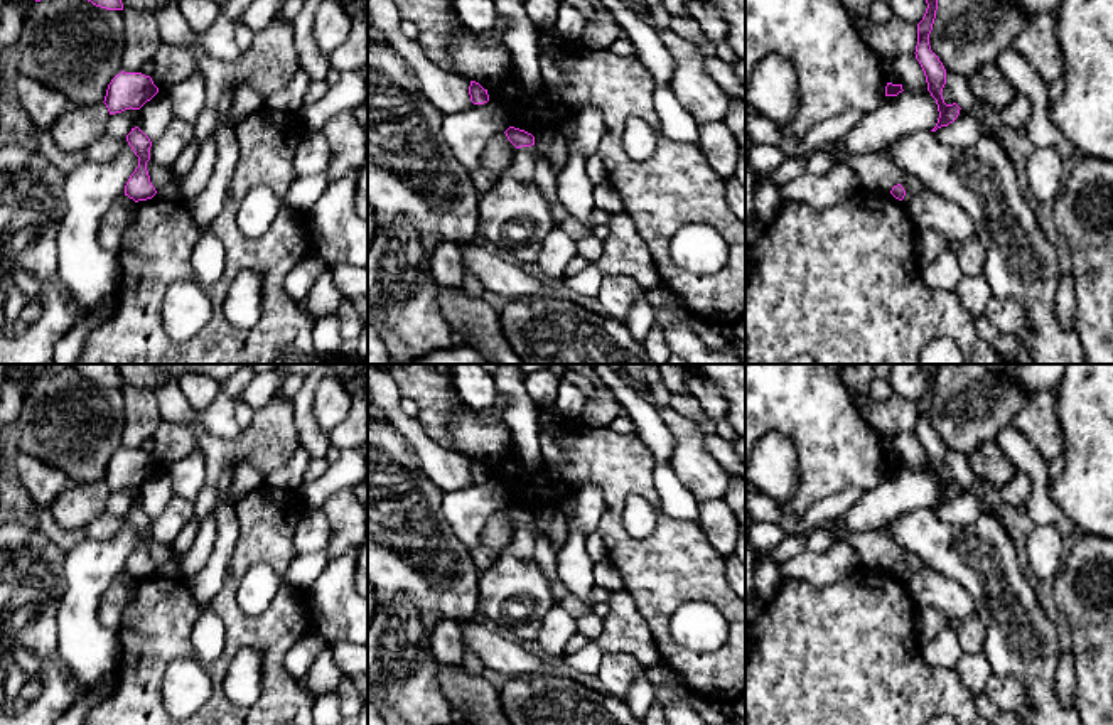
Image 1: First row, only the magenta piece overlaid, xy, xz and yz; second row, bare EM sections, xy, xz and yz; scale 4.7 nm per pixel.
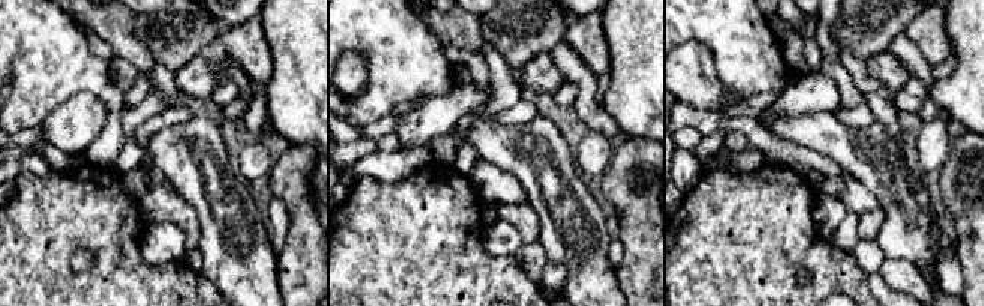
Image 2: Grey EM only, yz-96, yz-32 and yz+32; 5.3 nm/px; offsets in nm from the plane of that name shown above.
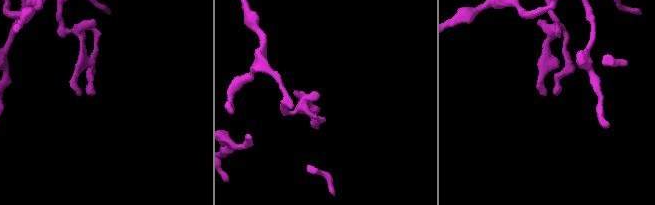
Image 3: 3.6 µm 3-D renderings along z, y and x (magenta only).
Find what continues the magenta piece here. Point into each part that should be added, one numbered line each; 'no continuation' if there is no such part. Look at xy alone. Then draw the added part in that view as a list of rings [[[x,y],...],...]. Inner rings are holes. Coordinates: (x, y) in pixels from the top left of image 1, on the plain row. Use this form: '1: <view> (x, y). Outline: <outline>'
no continuation

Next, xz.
no continuation

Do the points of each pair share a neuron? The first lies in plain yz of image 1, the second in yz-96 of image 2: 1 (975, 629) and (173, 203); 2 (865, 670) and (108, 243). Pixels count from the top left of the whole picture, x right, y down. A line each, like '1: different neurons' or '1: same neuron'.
1: same neuron
2: same neuron

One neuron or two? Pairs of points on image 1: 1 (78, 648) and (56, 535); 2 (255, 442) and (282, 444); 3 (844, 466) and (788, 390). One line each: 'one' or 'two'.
1: two
2: one
3: one

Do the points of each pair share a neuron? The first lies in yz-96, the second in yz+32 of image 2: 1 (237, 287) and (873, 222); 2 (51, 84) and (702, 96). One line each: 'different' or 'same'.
1: different
2: different

